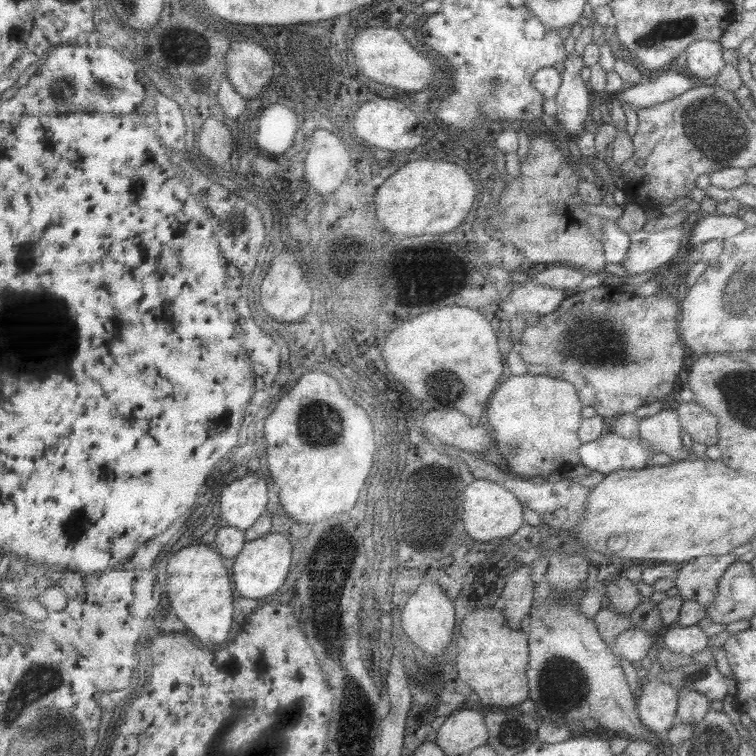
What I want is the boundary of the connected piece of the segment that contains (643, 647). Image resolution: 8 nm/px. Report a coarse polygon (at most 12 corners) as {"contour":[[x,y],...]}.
{"contour":[[637,629],[620,632],[612,652],[637,666],[653,637]]}

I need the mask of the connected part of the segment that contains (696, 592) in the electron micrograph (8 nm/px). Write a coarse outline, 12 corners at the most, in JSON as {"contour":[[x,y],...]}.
{"contour":[[727,553],[680,564],[674,581],[682,601],[705,610],[719,577],[736,559]]}

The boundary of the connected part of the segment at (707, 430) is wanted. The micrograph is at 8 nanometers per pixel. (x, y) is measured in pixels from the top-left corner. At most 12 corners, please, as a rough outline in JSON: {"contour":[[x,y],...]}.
{"contour":[[692,400],[679,404],[681,432],[693,443],[716,444],[717,423]]}

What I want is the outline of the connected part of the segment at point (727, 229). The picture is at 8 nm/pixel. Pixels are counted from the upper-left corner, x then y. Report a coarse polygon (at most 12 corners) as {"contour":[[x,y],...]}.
{"contour":[[708,214],[686,236],[686,247],[724,240],[745,227],[741,218]]}

